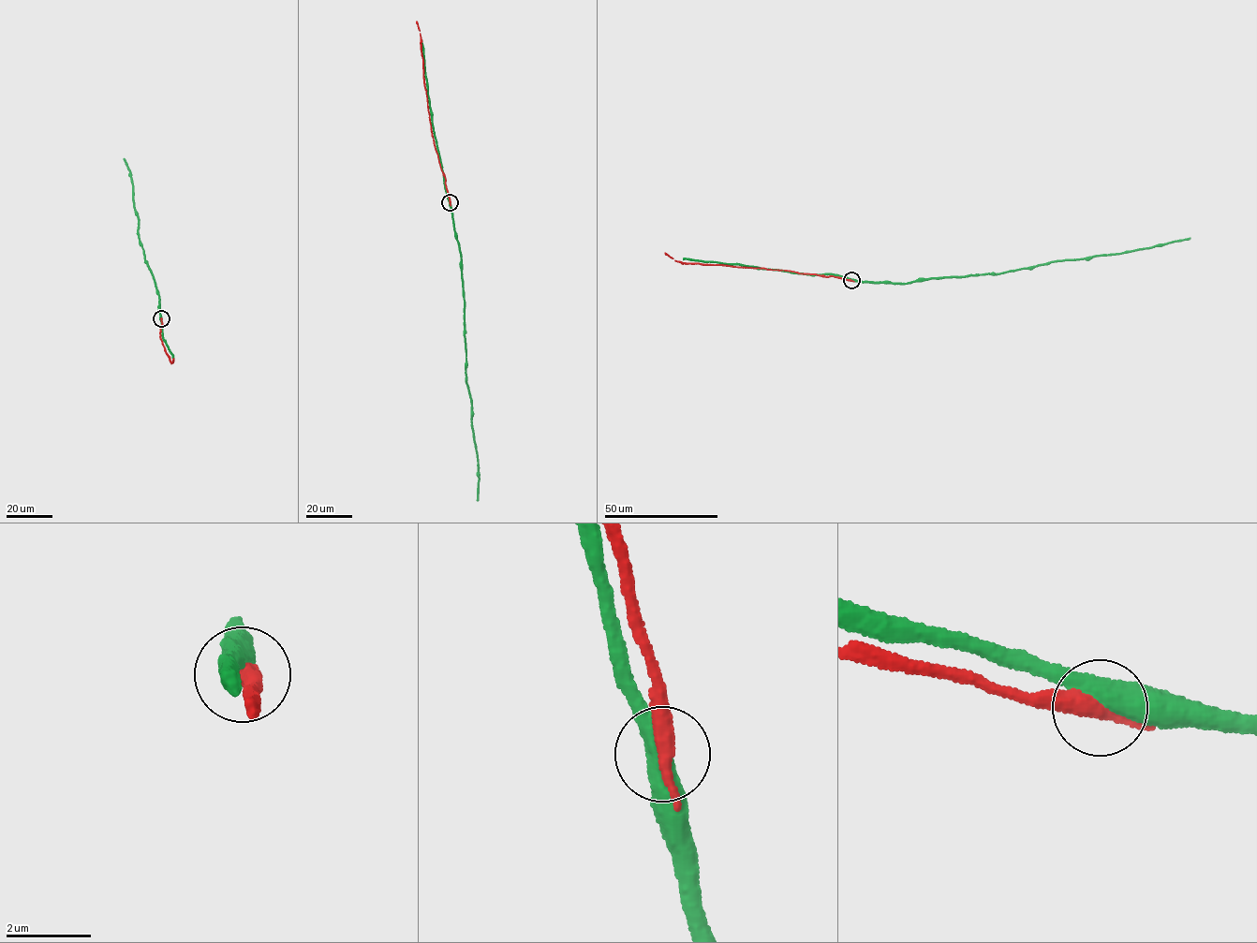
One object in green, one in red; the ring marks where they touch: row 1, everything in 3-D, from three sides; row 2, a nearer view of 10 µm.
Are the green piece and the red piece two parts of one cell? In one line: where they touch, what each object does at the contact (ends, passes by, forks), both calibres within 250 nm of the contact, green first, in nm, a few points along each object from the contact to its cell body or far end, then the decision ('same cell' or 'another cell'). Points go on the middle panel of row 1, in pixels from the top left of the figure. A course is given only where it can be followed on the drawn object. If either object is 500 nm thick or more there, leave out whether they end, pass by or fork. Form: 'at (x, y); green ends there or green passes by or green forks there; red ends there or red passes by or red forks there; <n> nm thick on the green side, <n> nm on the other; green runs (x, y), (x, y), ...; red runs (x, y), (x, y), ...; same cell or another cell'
at (450, 202); green passes by; red passes by; 440 nm thick on the green side, 360 nm on the other; green runs (450, 202), (461, 258), (465, 380), (479, 471), (477, 500); red runs (450, 202), (432, 132), (417, 21); another cell

